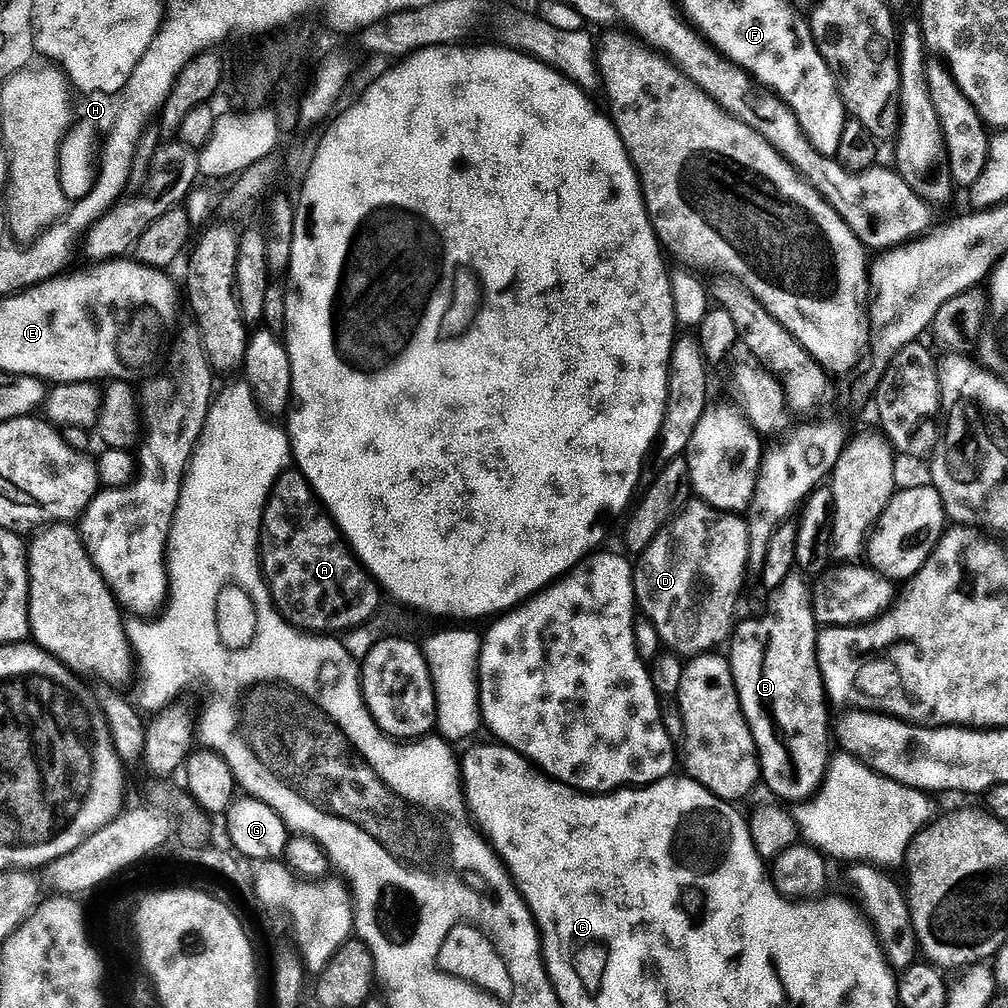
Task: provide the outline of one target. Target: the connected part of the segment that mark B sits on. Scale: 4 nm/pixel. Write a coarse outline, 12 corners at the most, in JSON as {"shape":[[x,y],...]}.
{"shape":[[796,572],[730,637],[773,797],[830,763],[818,625]]}

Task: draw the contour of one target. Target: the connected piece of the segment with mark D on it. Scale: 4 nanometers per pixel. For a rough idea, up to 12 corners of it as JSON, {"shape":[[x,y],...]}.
{"shape":[[696,498],[634,568],[684,658],[724,644],[747,523]]}

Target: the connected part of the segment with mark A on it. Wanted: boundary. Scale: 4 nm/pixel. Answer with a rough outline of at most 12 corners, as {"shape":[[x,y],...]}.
{"shape":[[298,470],[268,495],[260,566],[277,612],[324,634],[380,585]]}

